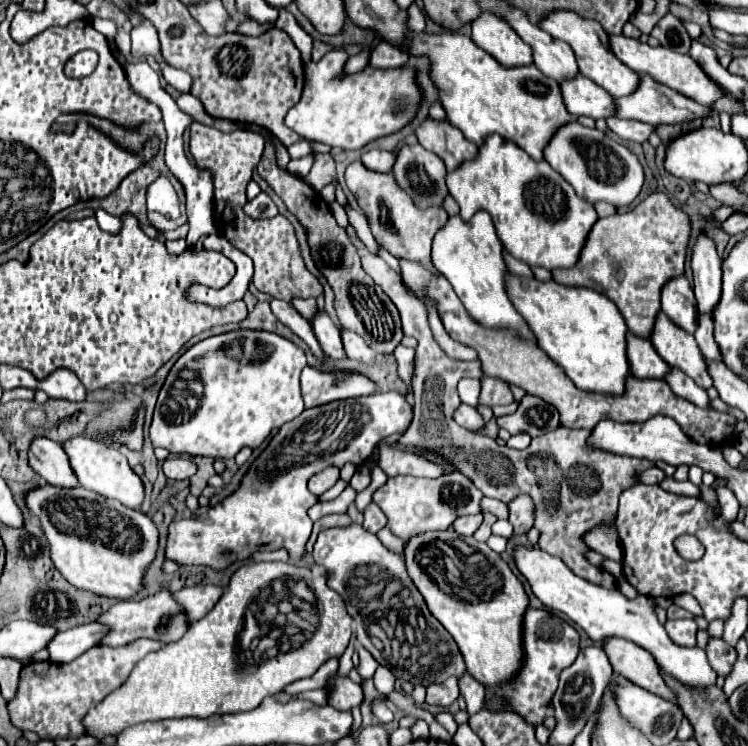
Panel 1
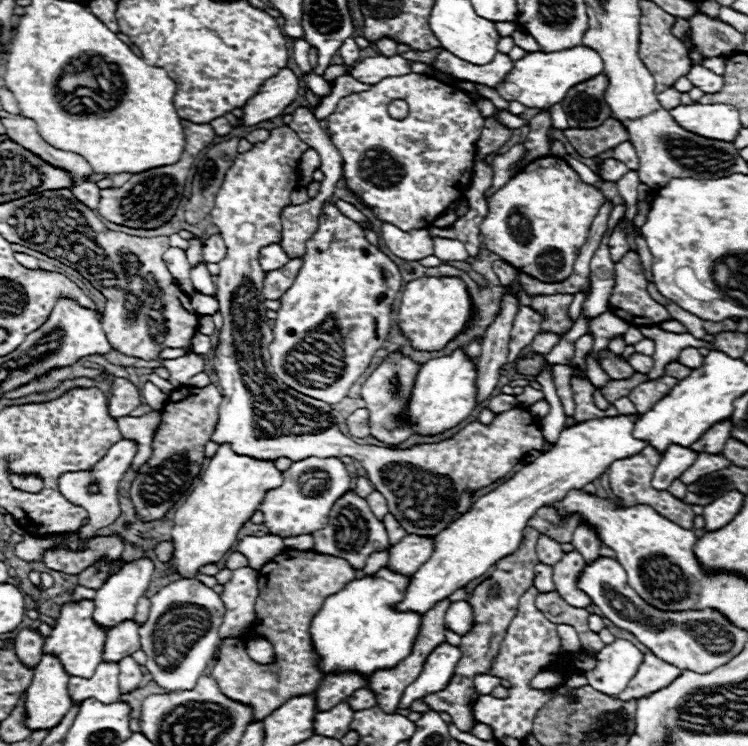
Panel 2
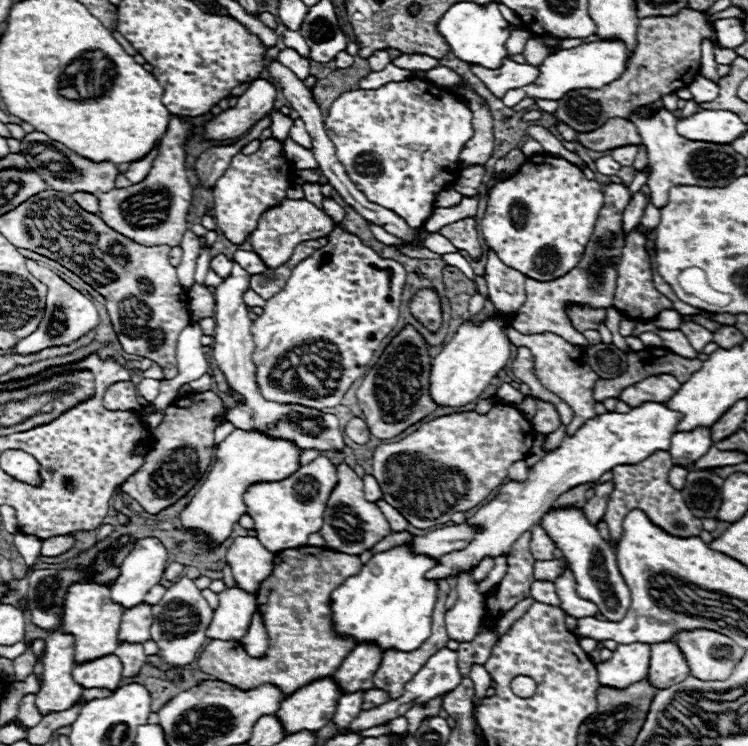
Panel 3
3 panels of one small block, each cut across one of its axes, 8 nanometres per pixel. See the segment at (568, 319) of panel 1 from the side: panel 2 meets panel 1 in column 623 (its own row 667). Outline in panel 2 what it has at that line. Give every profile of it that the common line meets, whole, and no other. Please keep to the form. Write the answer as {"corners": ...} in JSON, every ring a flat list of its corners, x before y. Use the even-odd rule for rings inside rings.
{"corners":[[382,568,374,576,352,580,324,600,312,620,312,646,316,646,316,654,320,654,320,670,324,670,324,674,356,672,370,678,376,670,388,670,410,654,422,616,416,612,394,612,390,608,390,604,404,598,408,580,410,578,396,576,388,568]]}

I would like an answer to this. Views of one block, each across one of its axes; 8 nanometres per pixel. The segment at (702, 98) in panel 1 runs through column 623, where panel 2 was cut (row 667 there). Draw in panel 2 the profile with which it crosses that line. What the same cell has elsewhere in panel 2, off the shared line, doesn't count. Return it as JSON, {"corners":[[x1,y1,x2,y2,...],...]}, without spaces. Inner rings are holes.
{"corners":[[44,654,34,668,32,684,26,688,26,720,28,730,50,730,60,724,70,710,72,700,66,690,68,674,58,658]]}

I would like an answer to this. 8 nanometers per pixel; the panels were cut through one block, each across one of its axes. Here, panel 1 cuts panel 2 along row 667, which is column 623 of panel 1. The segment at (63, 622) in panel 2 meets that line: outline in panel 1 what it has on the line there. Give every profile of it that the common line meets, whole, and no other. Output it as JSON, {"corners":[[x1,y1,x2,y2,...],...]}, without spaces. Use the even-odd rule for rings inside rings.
{"corners":[[558,10,558,12,548,14,540,22,540,28,544,32,548,32,552,38,558,38,558,40,570,44,572,50,576,52,576,60,578,60,580,74,586,76,586,78,590,78,598,86,602,86,614,98,628,96,630,92,634,92,634,88,638,88,638,74,634,70,630,70,626,64,622,64,614,56,614,52,610,50,610,36,606,34,606,30,596,20,584,20,578,14,574,14,574,12]]}

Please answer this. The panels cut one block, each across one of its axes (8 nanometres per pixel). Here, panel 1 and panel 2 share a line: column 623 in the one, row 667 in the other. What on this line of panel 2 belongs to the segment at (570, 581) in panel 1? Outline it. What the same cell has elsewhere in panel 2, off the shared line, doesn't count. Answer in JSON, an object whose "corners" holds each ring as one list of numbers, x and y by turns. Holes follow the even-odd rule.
{"corners":[[618,638,598,652,596,666,584,672,584,676,594,690,616,696,628,686,636,668,642,664,642,658,642,652,632,642]]}

